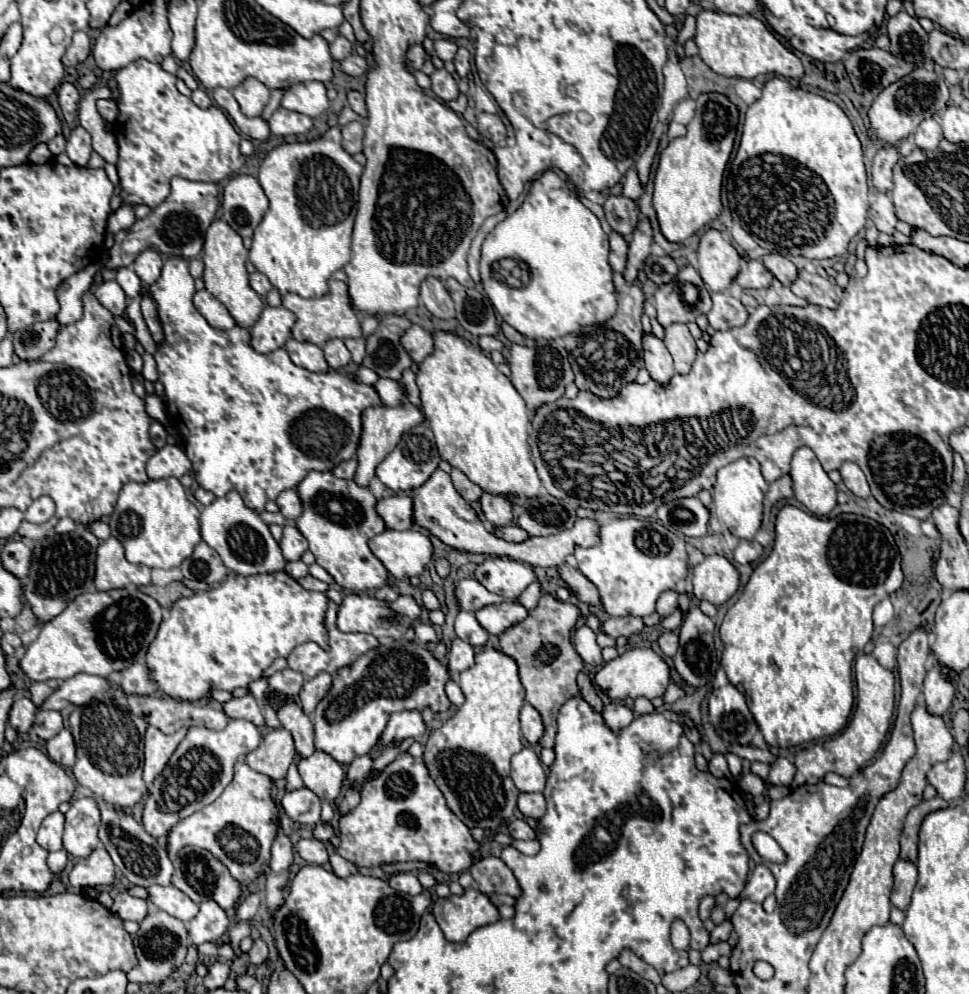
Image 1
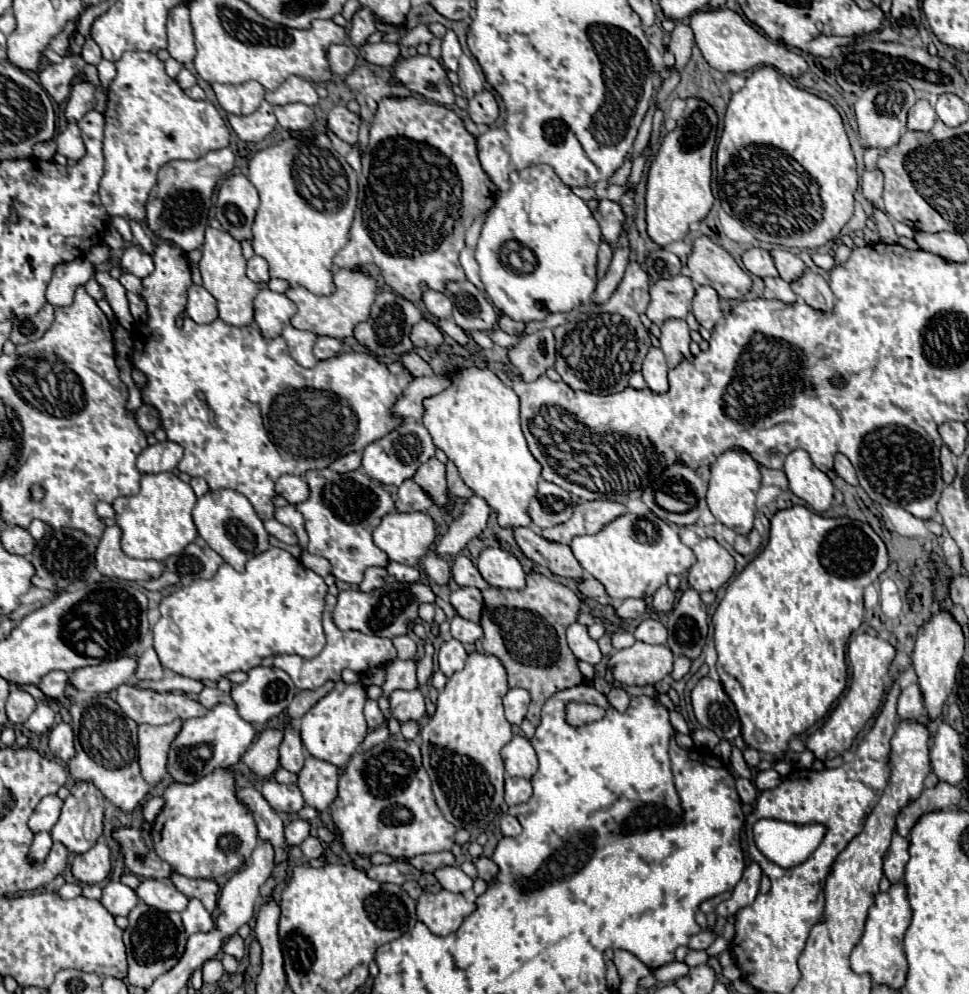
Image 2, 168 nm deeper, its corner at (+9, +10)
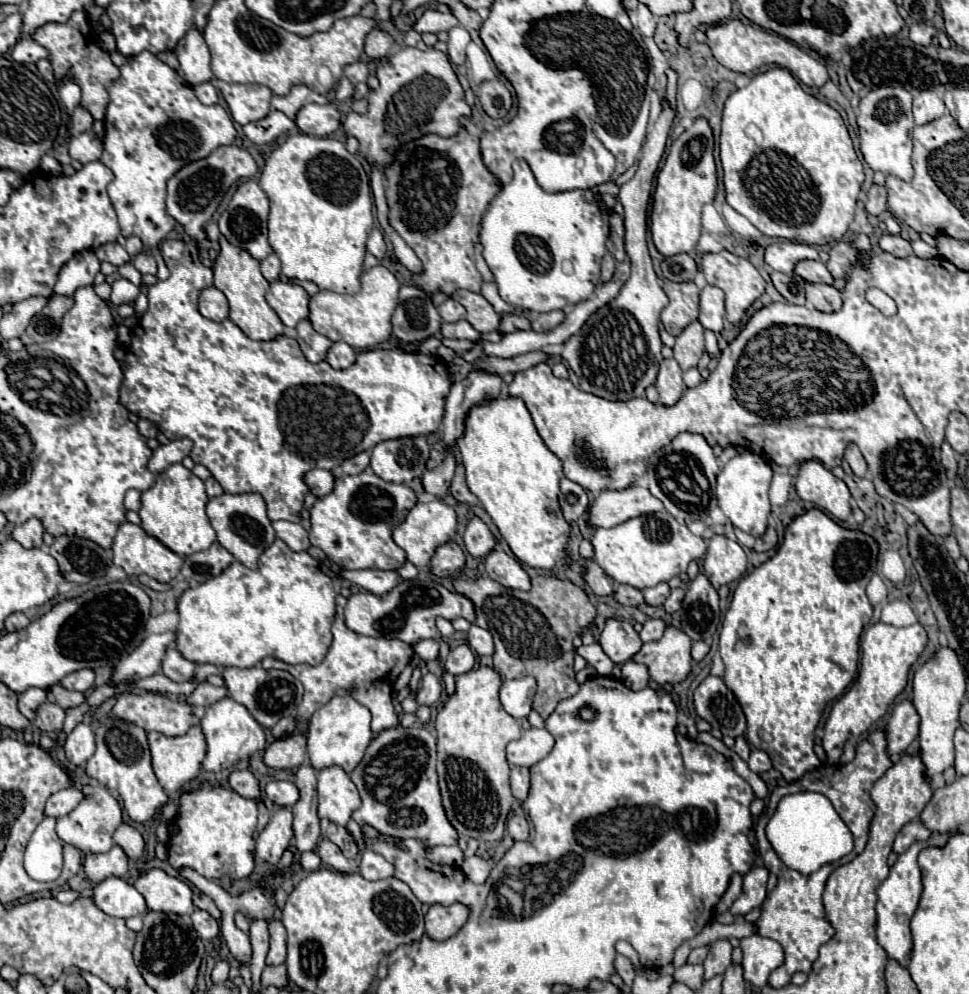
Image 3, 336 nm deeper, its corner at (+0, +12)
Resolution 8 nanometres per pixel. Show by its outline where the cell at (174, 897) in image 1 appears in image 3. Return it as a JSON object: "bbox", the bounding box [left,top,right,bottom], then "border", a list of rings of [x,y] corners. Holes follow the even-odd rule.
{"bbox":[134,868,196,916],"border":[[[152,868],[134,882],[134,888],[144,896],[146,906],[156,912],[172,912],[178,916],[190,916],[196,908],[192,904],[190,886],[176,876],[166,874],[160,868]]]}

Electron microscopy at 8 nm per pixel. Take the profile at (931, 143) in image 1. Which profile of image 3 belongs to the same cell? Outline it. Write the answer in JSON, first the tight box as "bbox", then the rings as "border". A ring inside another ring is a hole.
{"bbox":[912,90,946,124],"border":[[[922,90],[914,98],[912,112],[914,112],[916,124],[926,124],[926,122],[932,122],[934,118],[940,118],[946,112],[946,106],[938,94],[934,94],[932,90]]]}

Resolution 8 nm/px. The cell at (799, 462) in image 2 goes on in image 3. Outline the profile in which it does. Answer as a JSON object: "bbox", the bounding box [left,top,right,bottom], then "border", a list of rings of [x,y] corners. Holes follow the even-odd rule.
{"bbox":[794,462,852,520],"border":[[[804,462],[796,476],[794,488],[802,500],[828,510],[838,520],[848,520],[848,516],[852,514],[852,496],[846,482],[836,478],[822,464]]]}

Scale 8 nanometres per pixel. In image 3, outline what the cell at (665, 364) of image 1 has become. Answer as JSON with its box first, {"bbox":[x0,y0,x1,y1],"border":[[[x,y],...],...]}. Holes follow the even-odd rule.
{"bbox":[656,358,684,406],"border":[[[674,358],[662,360],[656,388],[660,394],[660,402],[664,406],[674,406],[680,400],[680,396],[684,392],[684,382],[682,382],[682,368],[678,366],[678,362]]]}

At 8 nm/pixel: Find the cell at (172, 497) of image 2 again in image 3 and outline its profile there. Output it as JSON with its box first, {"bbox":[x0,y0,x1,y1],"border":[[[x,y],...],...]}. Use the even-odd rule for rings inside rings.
{"bbox":[138,464,216,556],"border":[[[174,464],[166,472],[158,474],[152,488],[142,492],[142,508],[138,512],[142,518],[142,528],[180,556],[190,556],[194,552],[206,550],[216,540],[216,532],[204,512],[206,502],[208,496],[204,482],[194,476],[192,470],[184,468],[182,464]]]}

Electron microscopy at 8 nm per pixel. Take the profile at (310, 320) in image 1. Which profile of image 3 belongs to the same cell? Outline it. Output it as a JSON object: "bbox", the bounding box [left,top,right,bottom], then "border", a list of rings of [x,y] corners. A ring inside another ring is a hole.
{"bbox":[310,266,400,350],"border":[[[376,266],[370,270],[364,270],[360,276],[362,288],[356,294],[334,294],[334,292],[318,292],[310,298],[310,322],[314,330],[318,330],[322,336],[326,336],[332,342],[346,342],[352,348],[368,350],[382,342],[388,342],[392,338],[392,314],[398,304],[398,290],[400,282],[396,276],[384,268]]]}

